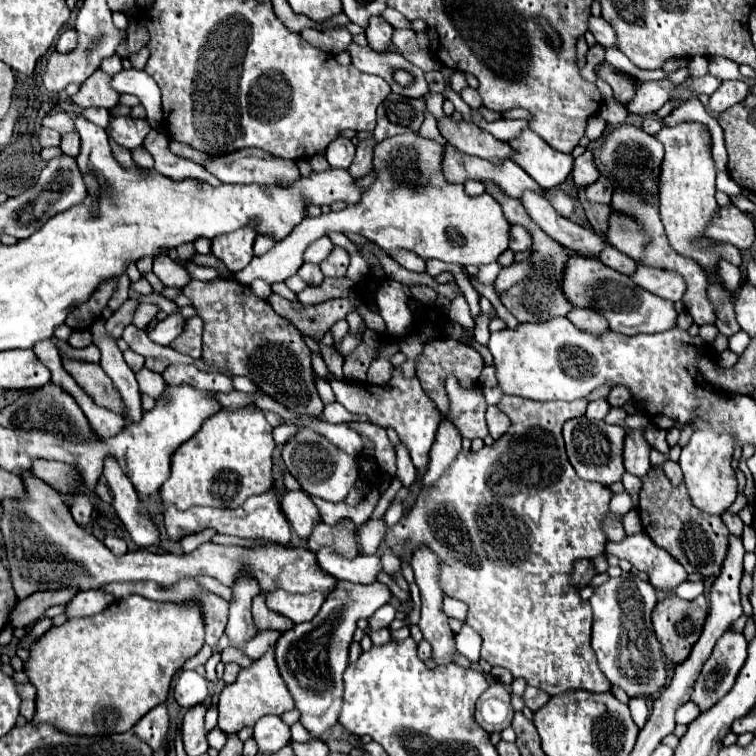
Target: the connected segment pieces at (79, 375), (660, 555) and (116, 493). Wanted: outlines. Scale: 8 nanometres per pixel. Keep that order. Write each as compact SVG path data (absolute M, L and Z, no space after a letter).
M63 357L63 367L65 371L99 403L101 407L107 407L115 413L123 413L123 403L119 393L115 391L111 379L103 373L103 369L95 363L81 363L81 361L71 361Z
M643 531L625 537L621 543L607 543L605 551L619 559L627 559L639 571L645 571L655 589L671 589L689 575L677 559L657 547Z
M107 457L105 459L105 469L103 475L111 487L113 493L113 507L123 521L125 529L129 531L131 539L139 547L153 547L159 543L159 531L153 525L149 515L141 513L139 507L139 495L129 481L129 477L123 473L123 469L115 463L115 459Z

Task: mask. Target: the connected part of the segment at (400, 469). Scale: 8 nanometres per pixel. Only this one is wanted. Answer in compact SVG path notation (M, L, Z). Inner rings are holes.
M403 443L397 445L397 477L401 479L401 483L405 487L413 485L415 477L417 477L417 471L415 471L415 465L411 461L411 455L409 455L409 451L407 451L407 447Z

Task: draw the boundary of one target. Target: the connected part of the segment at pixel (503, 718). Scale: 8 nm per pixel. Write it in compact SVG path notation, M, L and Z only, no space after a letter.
M491 681L489 689L477 699L475 721L487 729L487 725L502 731L511 725L514 710L509 699L509 689L497 681Z

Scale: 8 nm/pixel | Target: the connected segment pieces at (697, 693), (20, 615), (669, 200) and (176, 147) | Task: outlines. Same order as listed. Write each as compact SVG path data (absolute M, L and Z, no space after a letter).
M729 627L717 639L713 653L703 665L691 701L695 701L701 711L713 707L735 685L735 677L743 667L745 659L747 659L747 641L743 633Z
M57 589L57 591L39 591L33 593L25 599L19 599L15 609L11 611L11 627L27 627L31 623L35 623L37 619L43 617L45 609L53 607L53 605L65 605L69 603L75 595L79 593L79 589Z
M685 121L677 127L663 127L657 133L657 139L665 147L665 159L661 163L661 179L659 179L659 213L661 221L665 225L667 237L671 247L695 259L703 267L715 267L715 259L727 259L733 265L741 265L741 251L727 243L715 243L715 247L705 249L699 247L697 241L705 239L705 223L711 221L711 217L717 211L715 201L715 161L711 157L711 133L705 123L697 121Z
M171 141L169 143L169 151L173 155L179 155L183 159L191 159L199 165L203 165L211 175L215 175L219 181L223 183L245 183L245 185L269 185L269 187L289 187L293 183L297 183L301 179L301 173L297 169L297 165L291 161L291 159L283 159L283 157L275 157L263 149L239 149L239 151L233 151L233 153L227 153L227 155L217 155L217 157L211 157L211 155L205 155L203 151L195 149L195 147L187 147L187 143L179 143L179 141Z

